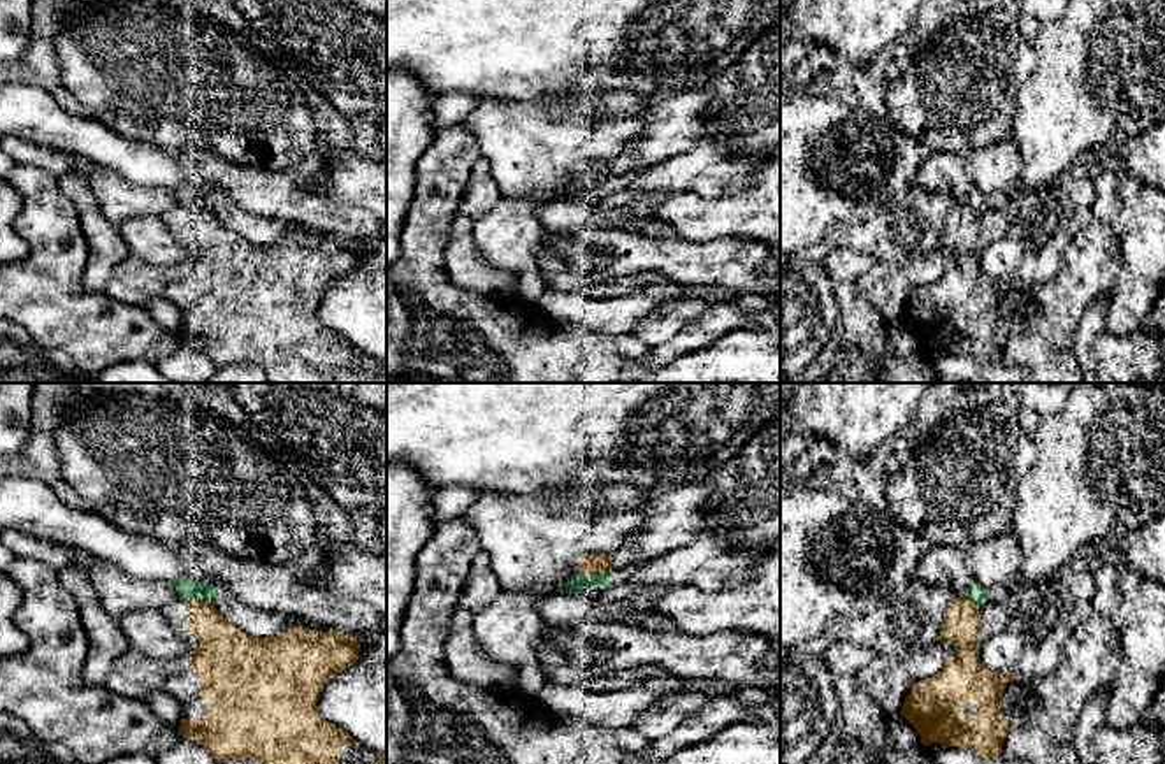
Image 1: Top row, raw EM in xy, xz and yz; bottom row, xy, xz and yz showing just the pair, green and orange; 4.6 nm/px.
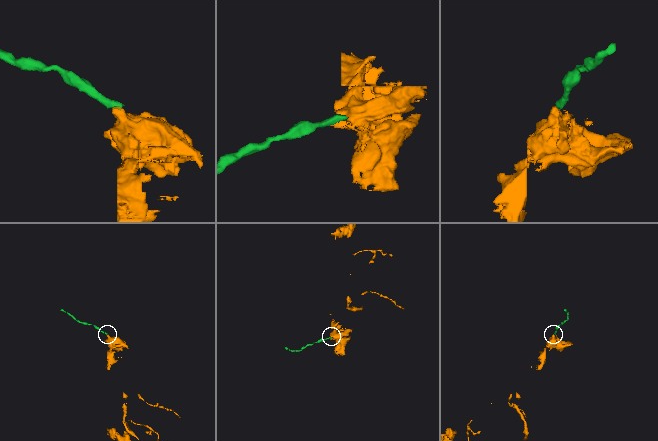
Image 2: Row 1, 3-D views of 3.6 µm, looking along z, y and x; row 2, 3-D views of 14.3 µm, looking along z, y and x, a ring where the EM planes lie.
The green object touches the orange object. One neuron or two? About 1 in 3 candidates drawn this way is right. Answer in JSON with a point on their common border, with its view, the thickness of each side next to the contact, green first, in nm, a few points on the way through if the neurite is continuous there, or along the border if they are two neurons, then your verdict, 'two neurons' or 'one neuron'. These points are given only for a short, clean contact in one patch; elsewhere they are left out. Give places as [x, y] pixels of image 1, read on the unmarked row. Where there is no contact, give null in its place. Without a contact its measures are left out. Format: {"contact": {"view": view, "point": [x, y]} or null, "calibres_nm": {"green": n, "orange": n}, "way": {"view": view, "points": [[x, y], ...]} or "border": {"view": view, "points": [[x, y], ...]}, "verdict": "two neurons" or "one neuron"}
{"contact": {"view": "xz", "point": [594, 181]}, "calibres_nm": {"green": 70, "orange": 100}, "verdict": "two neurons"}

